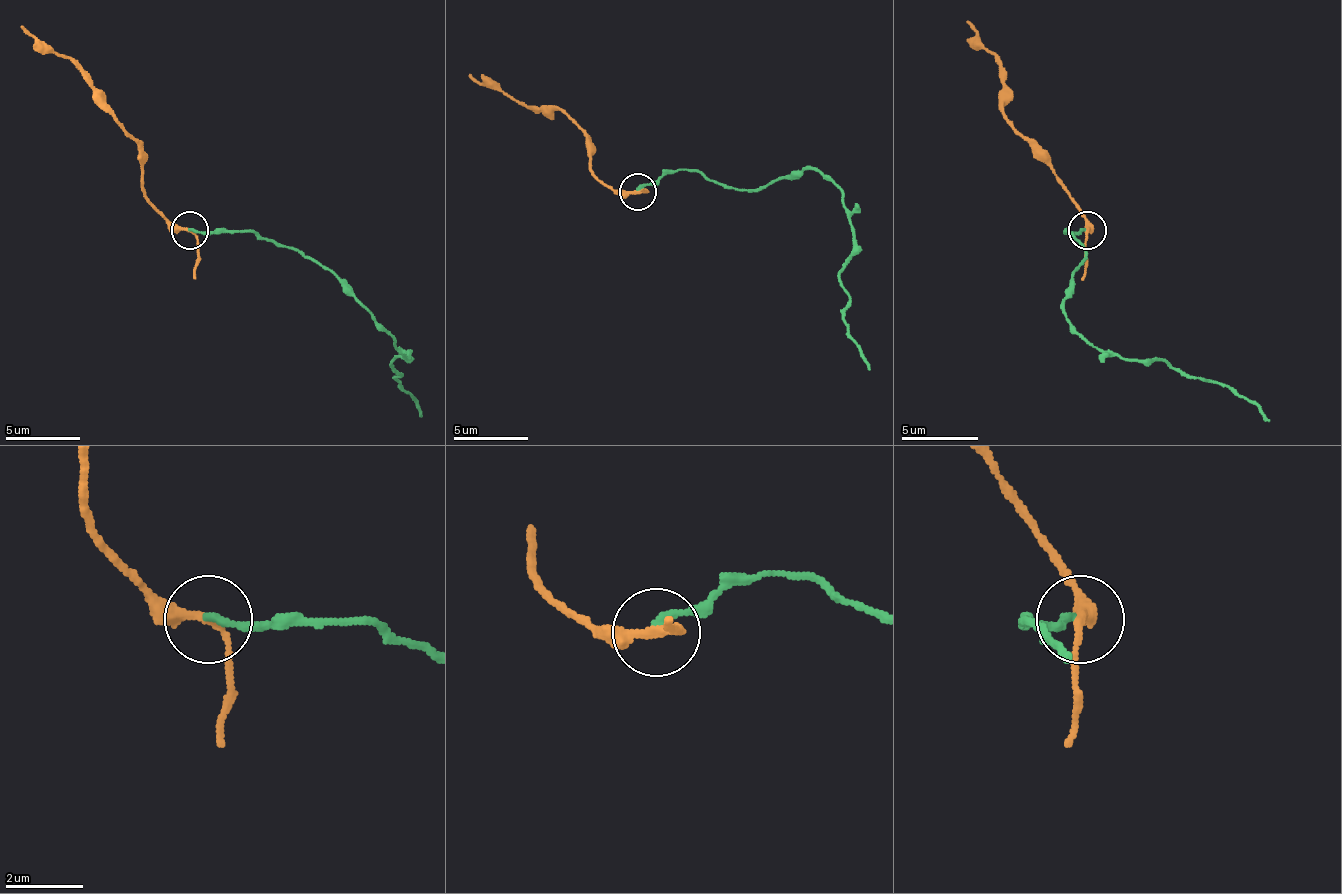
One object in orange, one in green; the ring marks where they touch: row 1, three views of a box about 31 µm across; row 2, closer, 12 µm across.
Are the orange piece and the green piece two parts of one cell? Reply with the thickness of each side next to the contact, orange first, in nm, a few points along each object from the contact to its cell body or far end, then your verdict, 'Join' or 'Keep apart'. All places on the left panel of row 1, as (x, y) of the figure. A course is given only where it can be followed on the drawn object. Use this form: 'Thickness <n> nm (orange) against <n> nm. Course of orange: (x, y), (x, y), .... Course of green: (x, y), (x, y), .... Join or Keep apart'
Thickness 240 nm (orange) against 190 nm. Course of orange: (189, 229), (163, 214), (148, 199), (144, 150), (110, 106), (77, 68), (21, 27). Course of green: (189, 229), (249, 233), (305, 251), (368, 311), (406, 356), (391, 364), (402, 375), (394, 379), (421, 416). Keep apart

